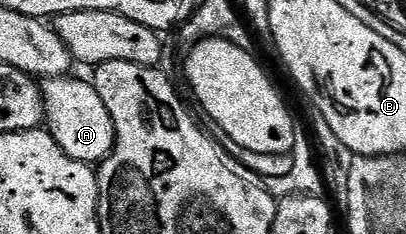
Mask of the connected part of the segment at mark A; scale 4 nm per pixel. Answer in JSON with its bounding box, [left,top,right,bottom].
[43,75,115,165]

